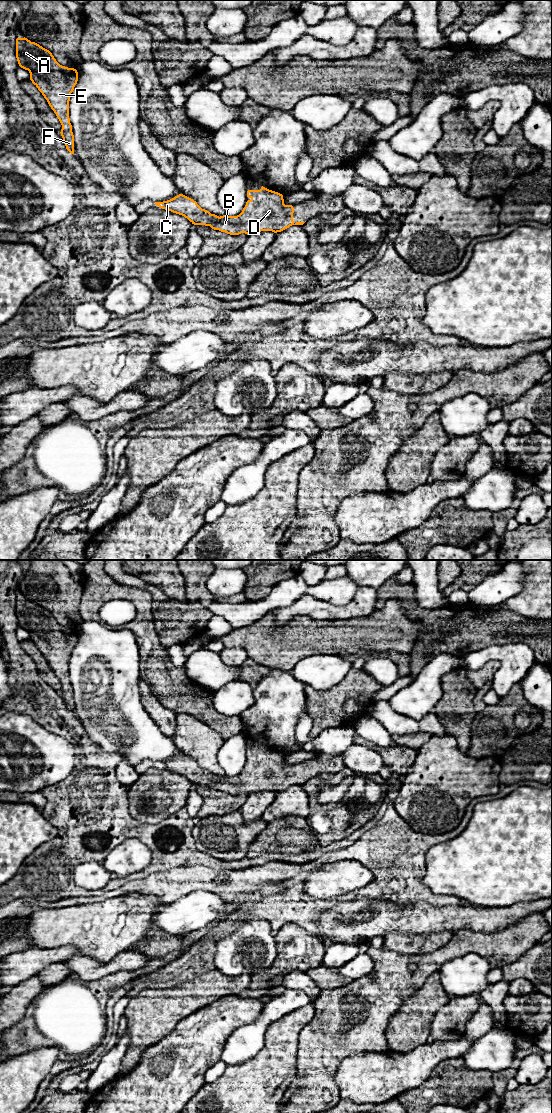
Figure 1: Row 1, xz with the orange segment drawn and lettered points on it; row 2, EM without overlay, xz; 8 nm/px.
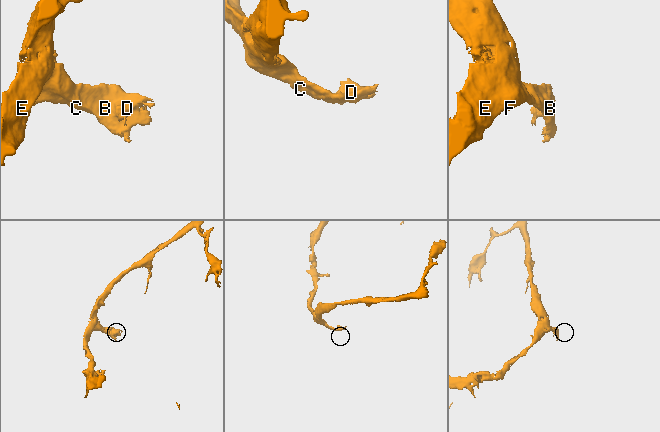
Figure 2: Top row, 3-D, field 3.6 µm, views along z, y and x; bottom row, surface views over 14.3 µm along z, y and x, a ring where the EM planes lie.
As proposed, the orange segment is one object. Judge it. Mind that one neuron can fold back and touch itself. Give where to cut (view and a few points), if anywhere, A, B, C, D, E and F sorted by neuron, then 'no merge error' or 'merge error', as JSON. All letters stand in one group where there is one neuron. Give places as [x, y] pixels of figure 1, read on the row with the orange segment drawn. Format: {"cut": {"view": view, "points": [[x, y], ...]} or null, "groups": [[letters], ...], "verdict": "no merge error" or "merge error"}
{"cut": null, "groups": [["A", "B", "C", "D", "E", "F"]], "verdict": "no merge error"}

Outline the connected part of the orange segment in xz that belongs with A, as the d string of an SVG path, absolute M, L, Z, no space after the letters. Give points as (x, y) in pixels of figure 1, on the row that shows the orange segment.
M25 37L16 39L16 58L19 66L29 71L30 80L42 93L56 114L62 125L60 133L66 149L71 154L74 154L74 135L69 118L69 101L70 95L78 81L77 70L60 65L49 50L35 42L31 42Z

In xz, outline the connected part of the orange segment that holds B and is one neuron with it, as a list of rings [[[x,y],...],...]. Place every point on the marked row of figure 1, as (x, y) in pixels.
[[[262,186],[260,190],[248,190],[247,197],[250,199],[246,202],[242,212],[237,216],[223,215],[219,217],[215,214],[211,214],[209,211],[202,209],[196,201],[183,194],[179,194],[167,201],[155,202],[155,204],[162,209],[184,216],[194,225],[210,226],[214,230],[219,230],[230,235],[239,235],[241,233],[249,235],[261,231],[272,231],[277,233],[292,225],[303,225],[305,223],[295,223],[293,221],[293,206],[285,205],[283,195],[278,192]]]

